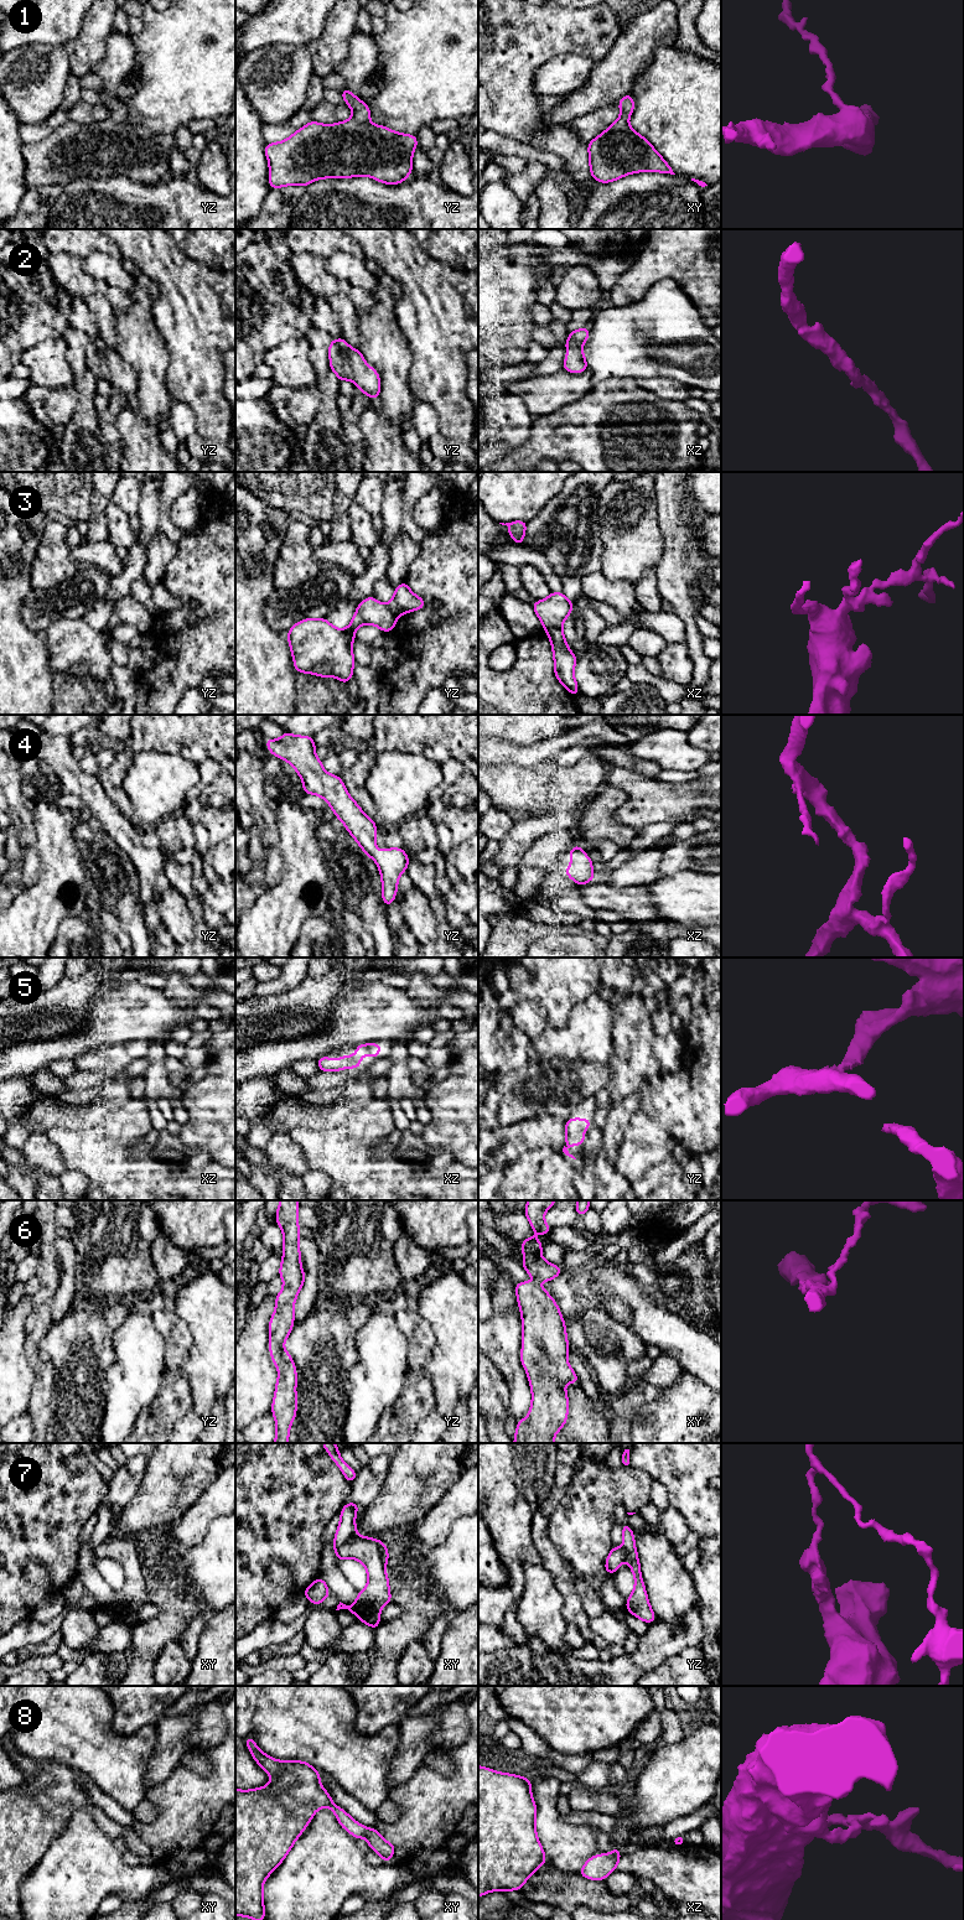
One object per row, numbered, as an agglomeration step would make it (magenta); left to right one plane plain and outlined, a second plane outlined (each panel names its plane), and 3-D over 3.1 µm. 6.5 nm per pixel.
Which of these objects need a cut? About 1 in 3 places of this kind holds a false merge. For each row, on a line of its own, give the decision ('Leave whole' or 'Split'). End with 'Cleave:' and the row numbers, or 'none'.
1: Leave whole
2: Leave whole
3: Split
4: Leave whole
5: Leave whole
6: Leave whole
7: Split
8: Leave whole
Cleave: 3, 7

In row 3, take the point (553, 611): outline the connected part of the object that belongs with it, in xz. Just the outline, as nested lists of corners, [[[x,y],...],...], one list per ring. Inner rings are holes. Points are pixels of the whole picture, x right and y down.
[[[551,592],[545,600],[537,601],[532,606],[544,629],[563,628],[564,621],[575,607],[563,592]]]

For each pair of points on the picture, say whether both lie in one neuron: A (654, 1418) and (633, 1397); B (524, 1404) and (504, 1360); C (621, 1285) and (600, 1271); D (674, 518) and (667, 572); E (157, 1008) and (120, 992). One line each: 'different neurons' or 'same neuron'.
A: different neurons
B: same neuron
C: same neuron
D: same neuron
E: same neuron

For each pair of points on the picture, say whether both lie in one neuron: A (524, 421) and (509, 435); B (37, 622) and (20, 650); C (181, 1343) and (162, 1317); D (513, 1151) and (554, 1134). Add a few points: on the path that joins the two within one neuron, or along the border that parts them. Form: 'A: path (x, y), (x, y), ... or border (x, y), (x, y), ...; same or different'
A: path (522, 425), (513, 431); same
B: border (22, 602), (20, 618), (30, 628), (42, 634); different
C: path (177, 1337), (167, 1323); same
D: path (523, 1143), (534, 1134), (544, 1134); same

